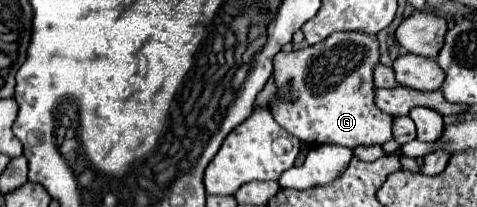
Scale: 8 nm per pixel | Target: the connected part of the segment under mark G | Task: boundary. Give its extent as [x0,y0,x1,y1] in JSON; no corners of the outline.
[269,31,393,149]

